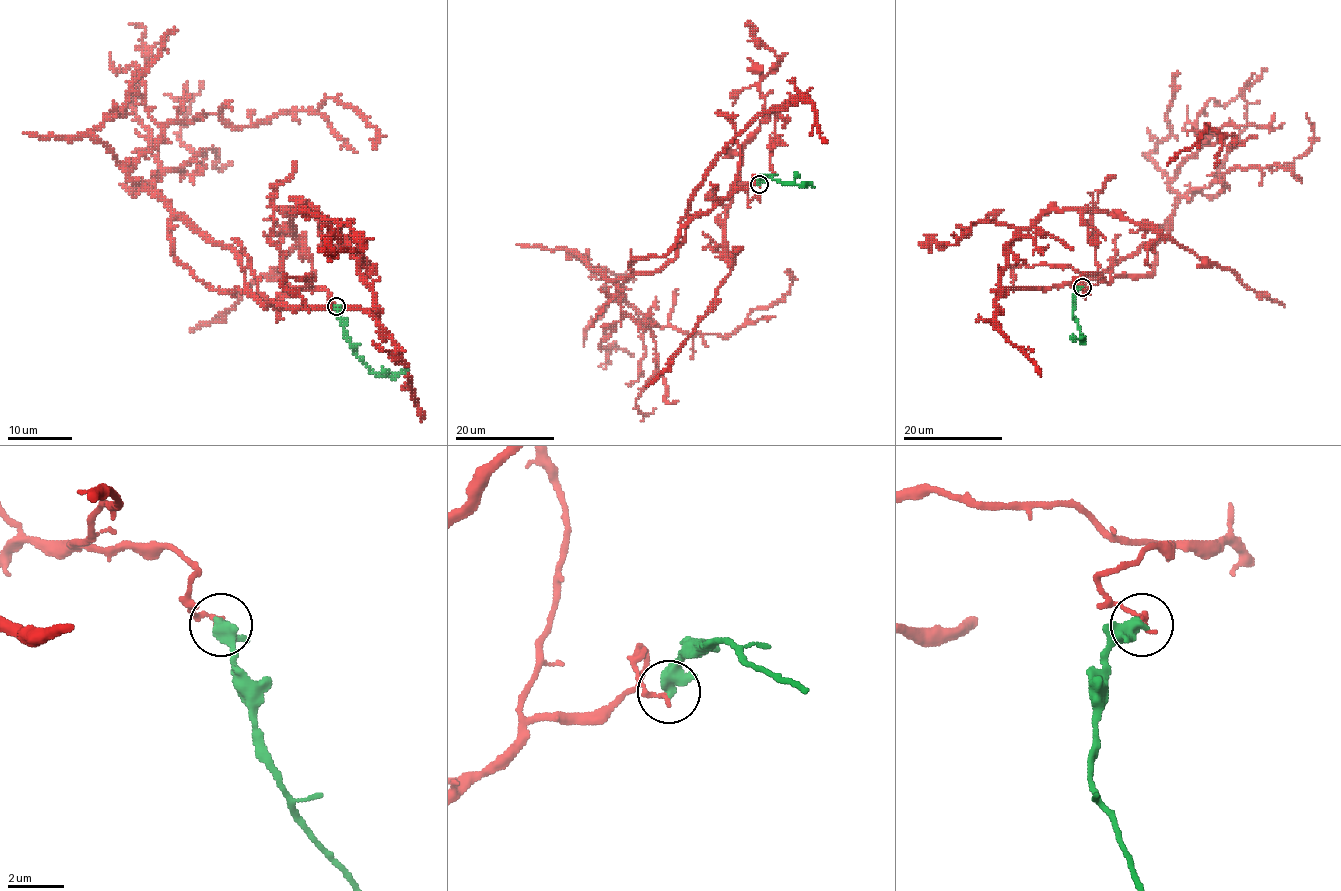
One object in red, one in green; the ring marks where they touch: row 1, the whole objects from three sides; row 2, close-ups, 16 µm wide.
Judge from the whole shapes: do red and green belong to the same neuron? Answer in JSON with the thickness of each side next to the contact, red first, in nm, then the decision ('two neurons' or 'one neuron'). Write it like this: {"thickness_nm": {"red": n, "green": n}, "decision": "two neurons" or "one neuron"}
{"thickness_nm": {"red": 190, "green": 360}, "decision": "two neurons"}

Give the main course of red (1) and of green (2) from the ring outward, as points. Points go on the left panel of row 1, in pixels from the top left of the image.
1: (337, 305), (207, 287), (176, 215), (263, 305), (375, 292), (304, 205), (277, 266), (189, 331)
2: (337, 306), (345, 337), (353, 351), (375, 374), (399, 375), (407, 369)

